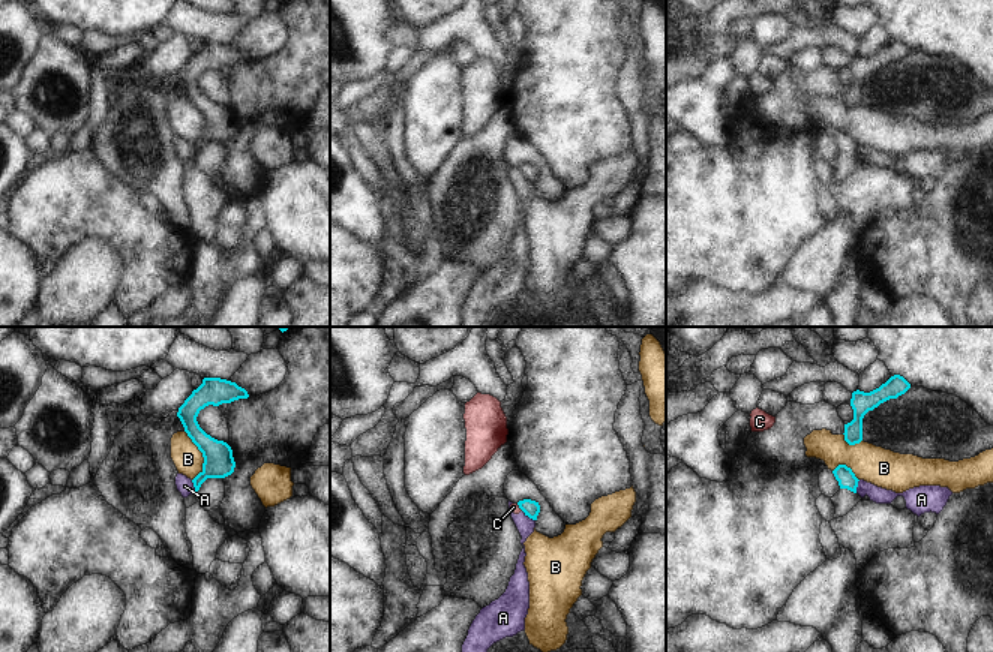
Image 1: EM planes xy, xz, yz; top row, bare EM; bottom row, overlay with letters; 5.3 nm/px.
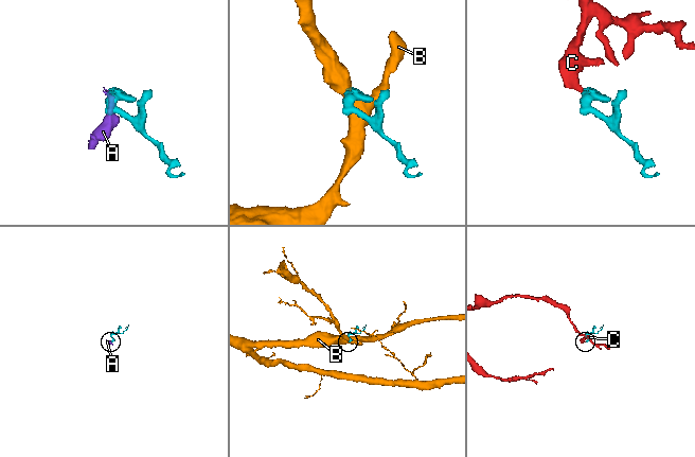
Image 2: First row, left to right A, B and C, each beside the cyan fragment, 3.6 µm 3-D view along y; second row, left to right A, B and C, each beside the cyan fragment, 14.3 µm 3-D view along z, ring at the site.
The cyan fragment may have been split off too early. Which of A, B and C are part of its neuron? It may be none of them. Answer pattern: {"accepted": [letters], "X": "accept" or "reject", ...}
{"accepted": [], "A": "reject", "B": "reject", "C": "reject"}

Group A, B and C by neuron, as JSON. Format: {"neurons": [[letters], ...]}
{"neurons": [["A", "C"], ["B"]]}

